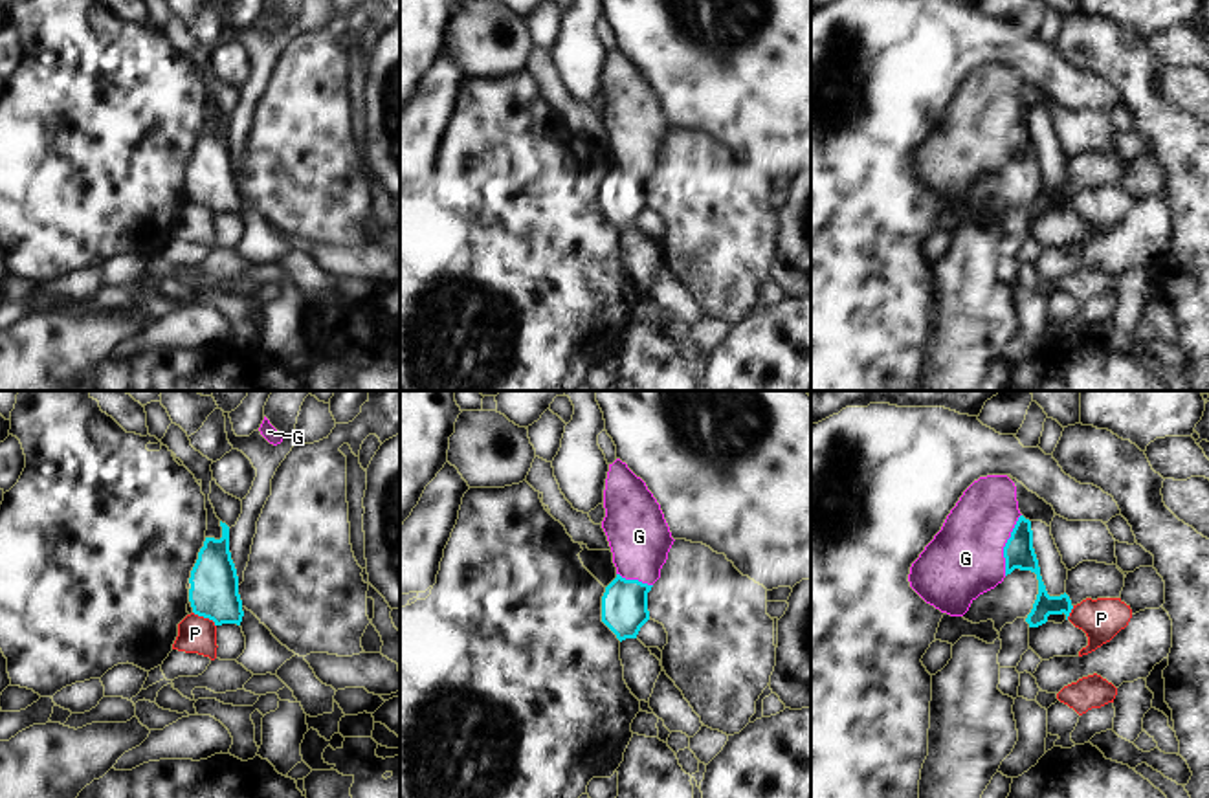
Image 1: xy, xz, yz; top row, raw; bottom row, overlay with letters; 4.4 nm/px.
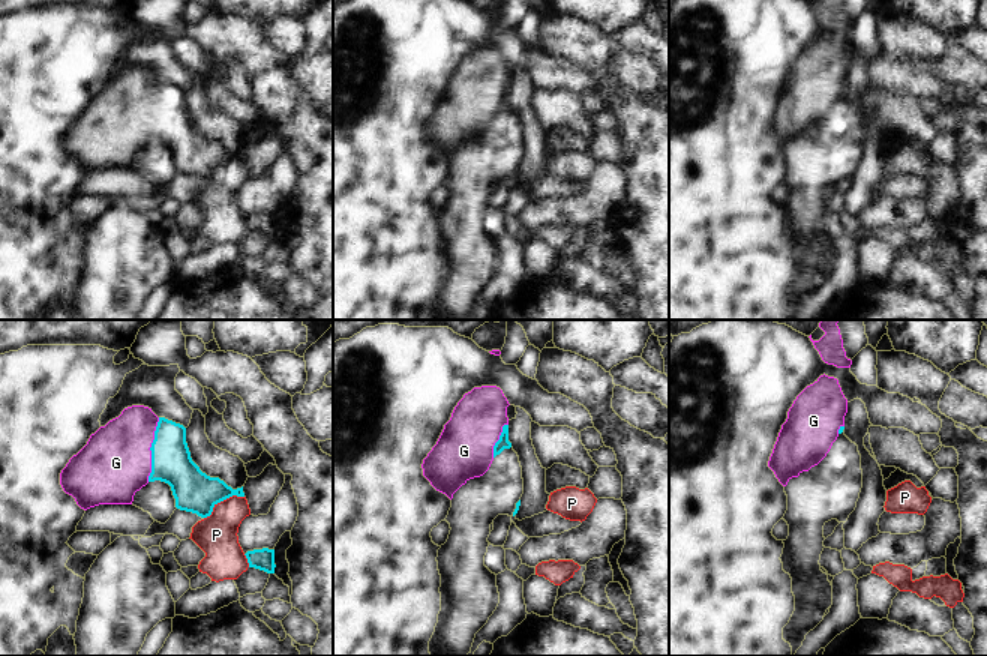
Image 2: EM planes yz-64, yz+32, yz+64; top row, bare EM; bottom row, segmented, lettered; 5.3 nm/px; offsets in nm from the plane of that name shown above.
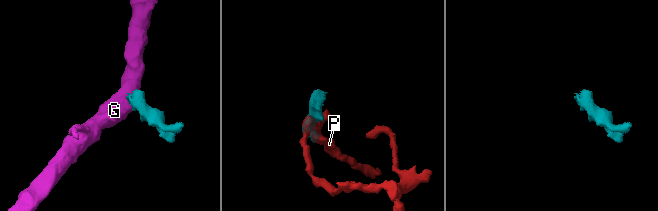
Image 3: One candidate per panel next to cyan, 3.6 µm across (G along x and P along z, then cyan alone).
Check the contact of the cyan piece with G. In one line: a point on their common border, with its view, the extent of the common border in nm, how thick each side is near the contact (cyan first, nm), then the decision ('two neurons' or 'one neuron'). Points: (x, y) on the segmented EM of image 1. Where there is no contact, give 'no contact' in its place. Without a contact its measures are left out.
yz (1006, 545) | 280 nm | 140/340 nm | one neuron

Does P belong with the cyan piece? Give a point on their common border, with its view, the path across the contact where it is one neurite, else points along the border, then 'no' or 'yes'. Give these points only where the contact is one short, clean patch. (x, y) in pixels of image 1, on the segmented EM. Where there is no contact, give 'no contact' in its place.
meets cyan in xy at (206, 617); no

